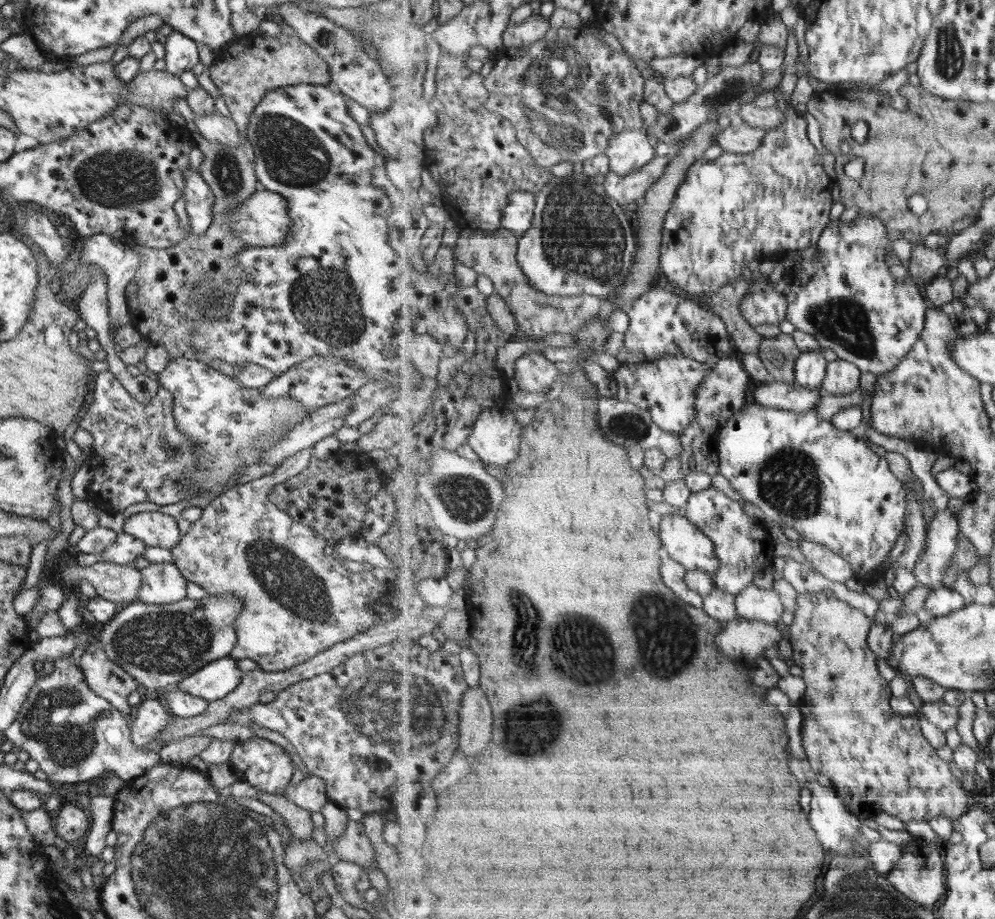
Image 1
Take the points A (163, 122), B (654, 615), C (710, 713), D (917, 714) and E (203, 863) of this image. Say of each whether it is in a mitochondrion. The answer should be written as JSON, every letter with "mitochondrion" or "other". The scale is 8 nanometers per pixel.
{"A":"other","B":"mitochondrion","C":"other","D":"other","E":"mitochondrion"}

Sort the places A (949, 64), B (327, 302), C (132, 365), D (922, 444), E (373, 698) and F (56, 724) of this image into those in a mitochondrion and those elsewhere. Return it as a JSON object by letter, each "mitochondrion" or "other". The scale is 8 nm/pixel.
{"A":"mitochondrion","B":"mitochondrion","C":"other","D":"other","E":"mitochondrion","F":"mitochondrion"}

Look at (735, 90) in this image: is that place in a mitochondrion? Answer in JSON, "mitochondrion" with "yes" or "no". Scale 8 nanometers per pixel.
{"mitochondrion":"yes"}

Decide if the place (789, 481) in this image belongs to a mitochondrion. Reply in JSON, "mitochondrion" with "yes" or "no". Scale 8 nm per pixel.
{"mitochondrion":"yes"}

